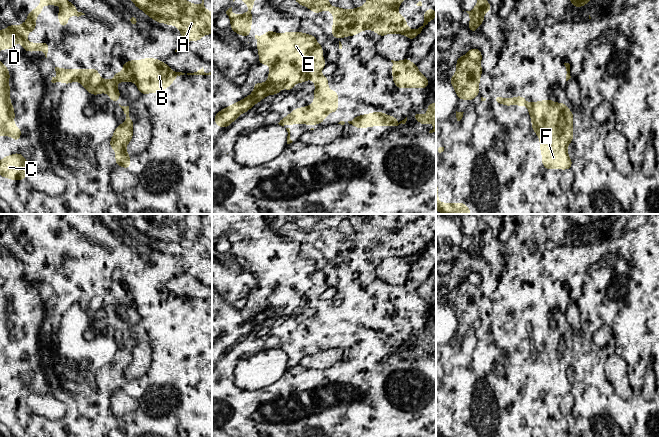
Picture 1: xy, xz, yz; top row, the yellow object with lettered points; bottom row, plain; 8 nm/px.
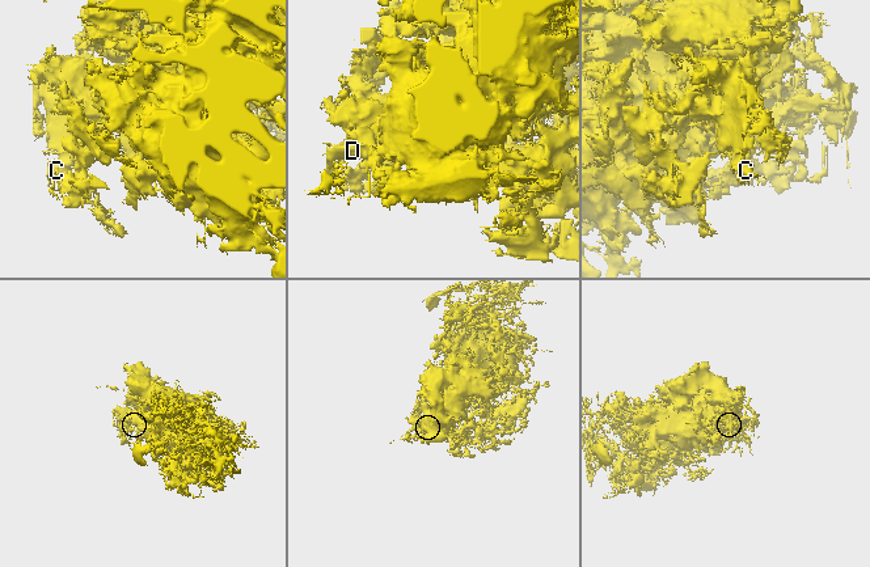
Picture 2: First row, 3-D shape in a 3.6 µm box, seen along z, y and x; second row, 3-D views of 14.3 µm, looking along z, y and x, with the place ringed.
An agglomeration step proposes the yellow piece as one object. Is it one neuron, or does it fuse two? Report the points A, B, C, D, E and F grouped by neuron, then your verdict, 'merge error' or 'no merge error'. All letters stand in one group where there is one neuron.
A B C D E F | no merge error

